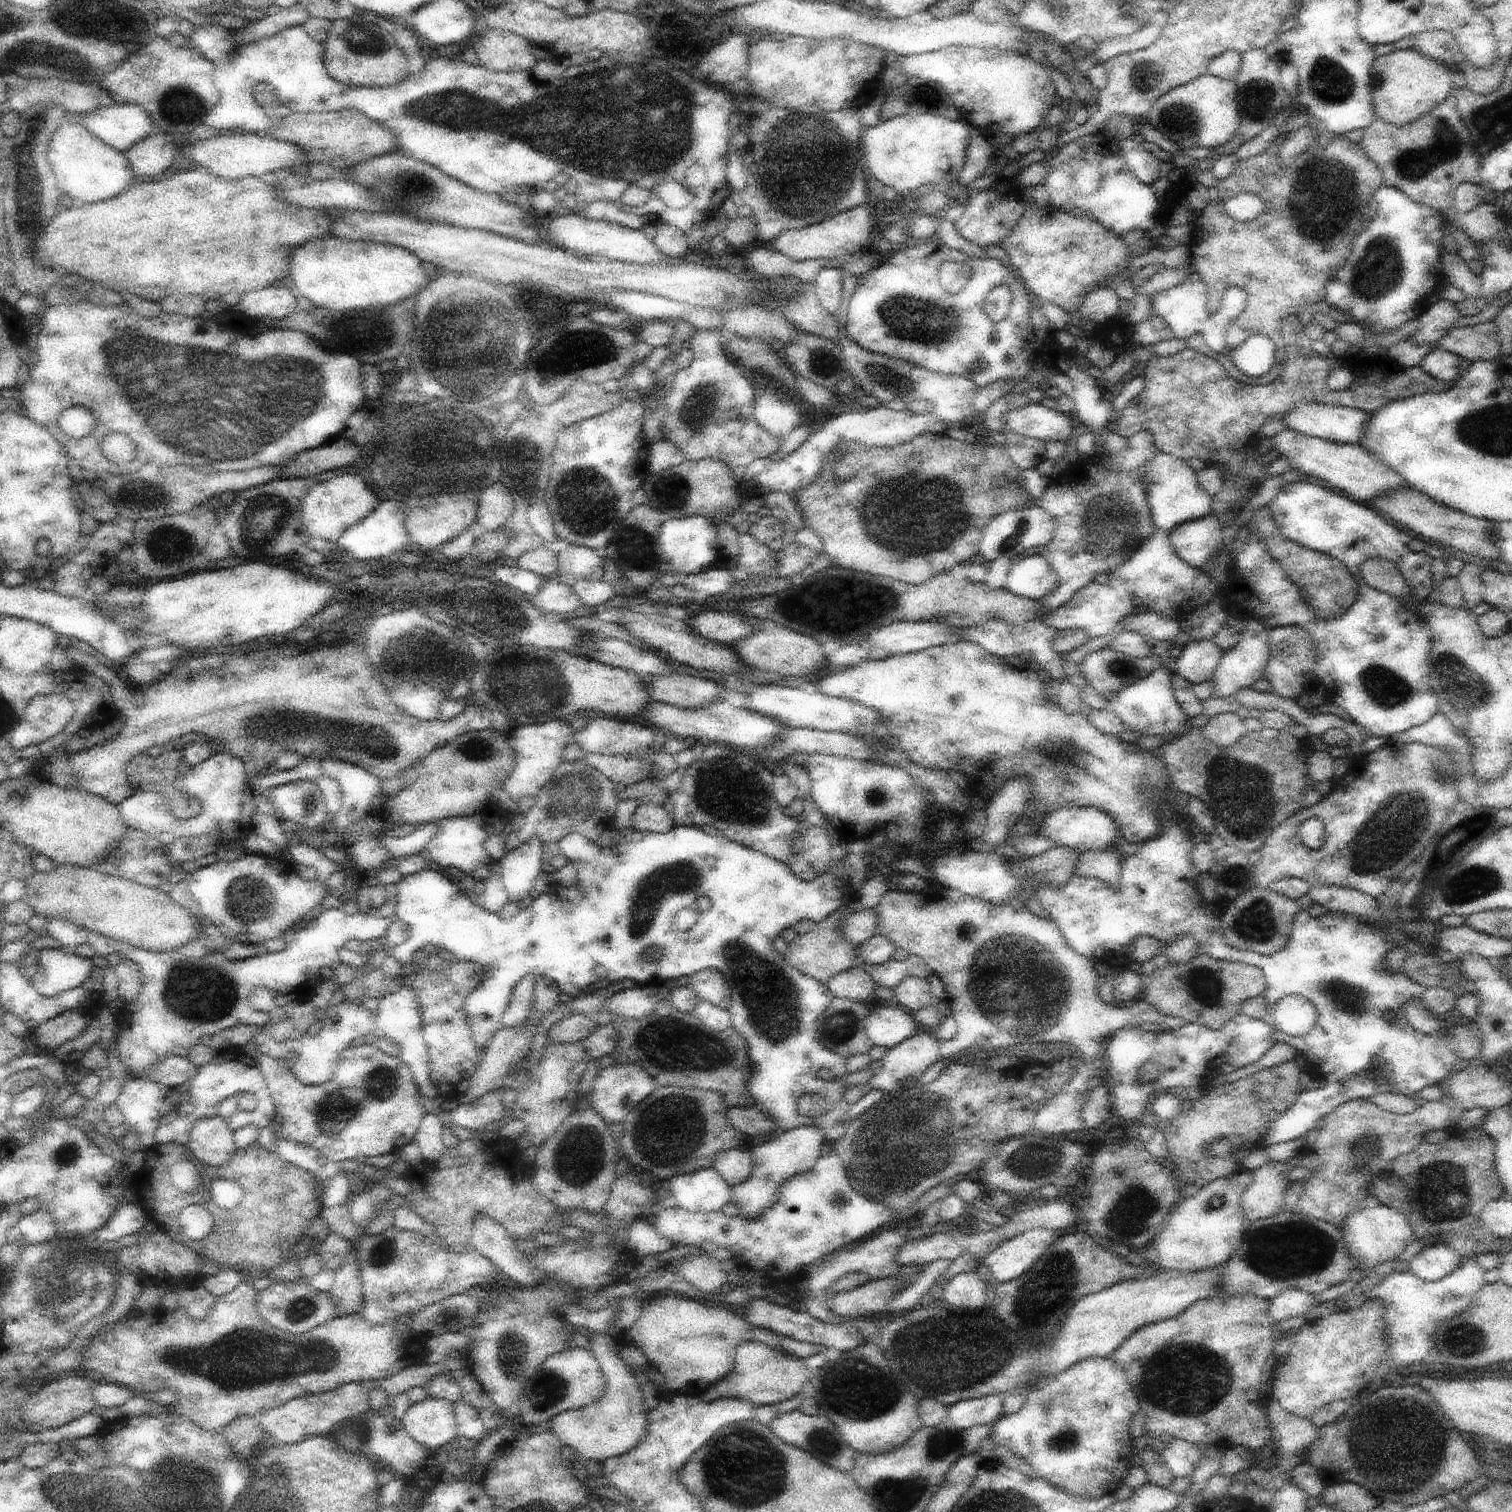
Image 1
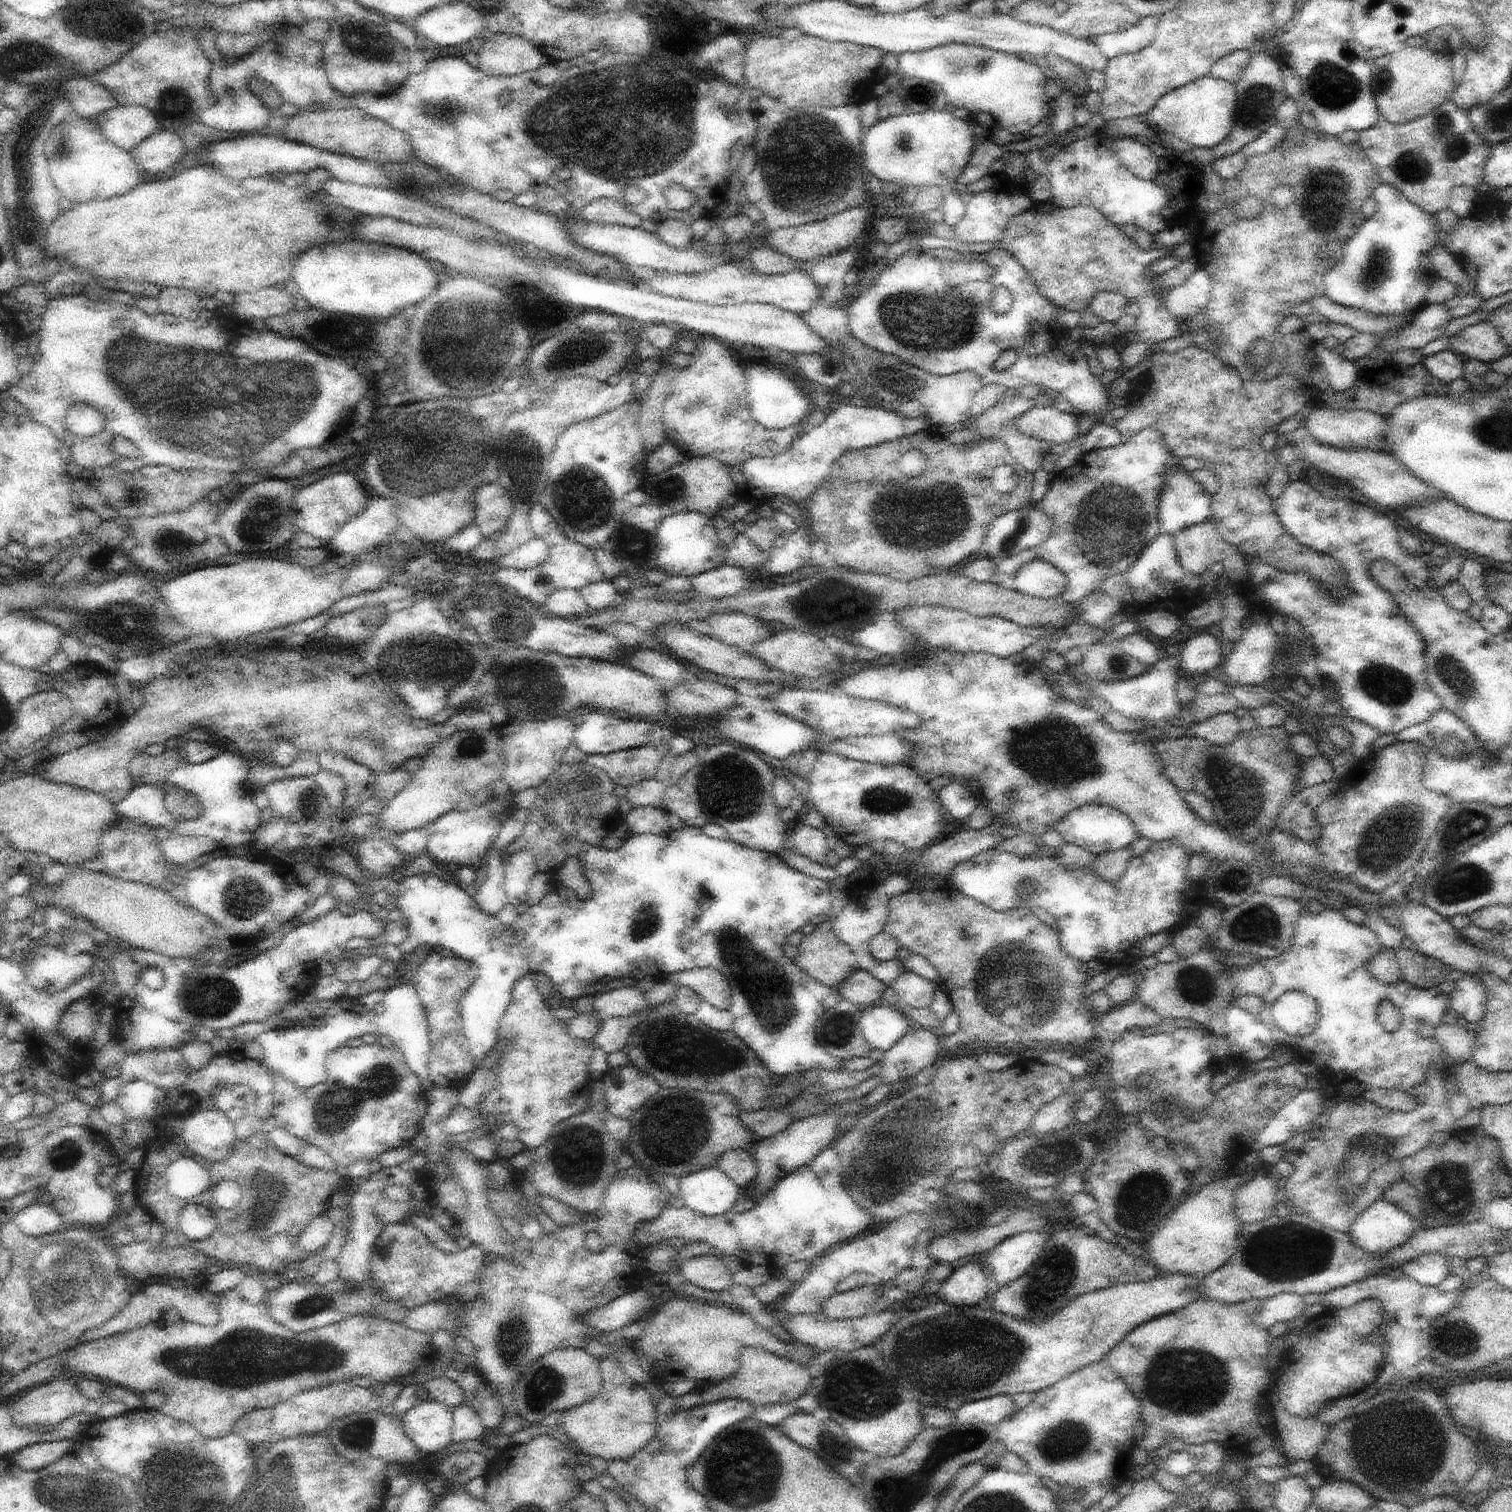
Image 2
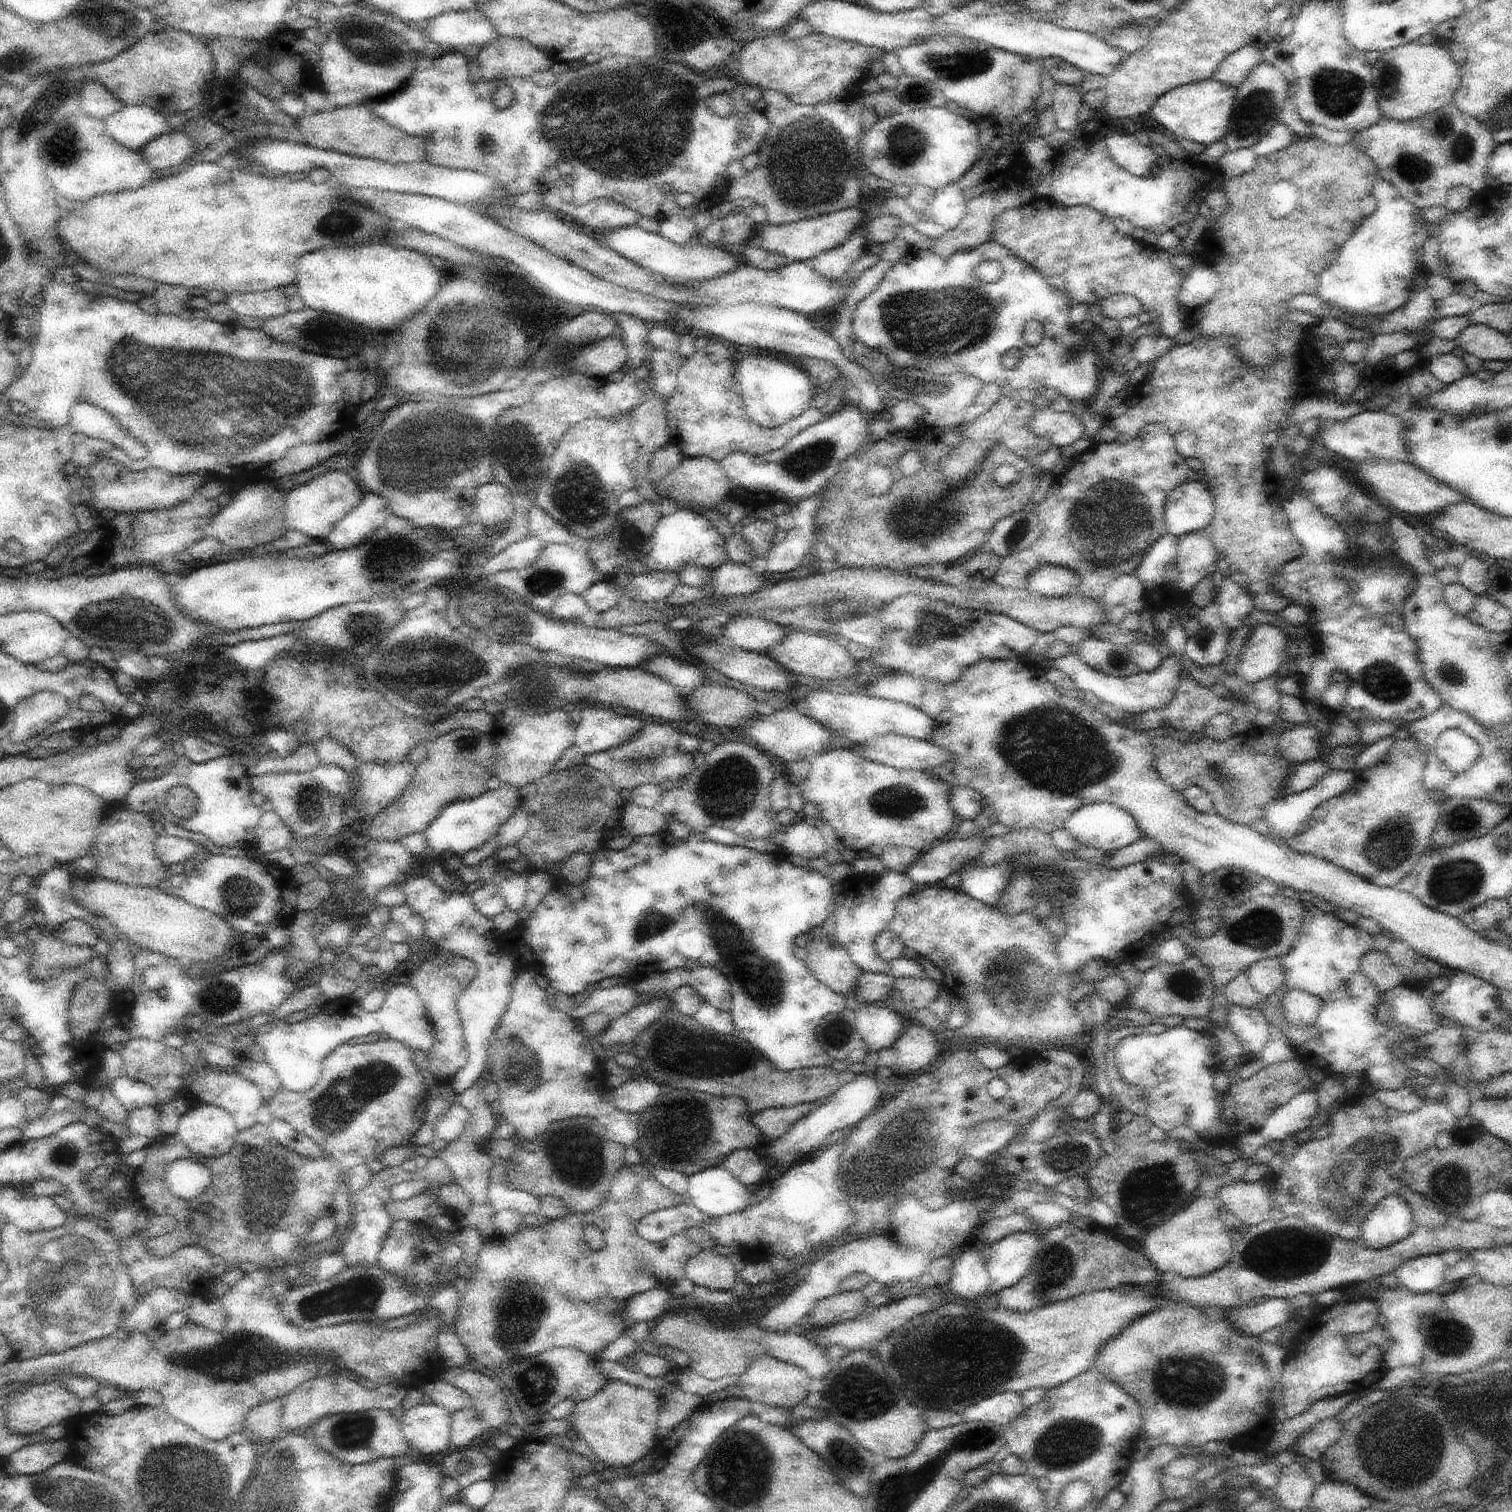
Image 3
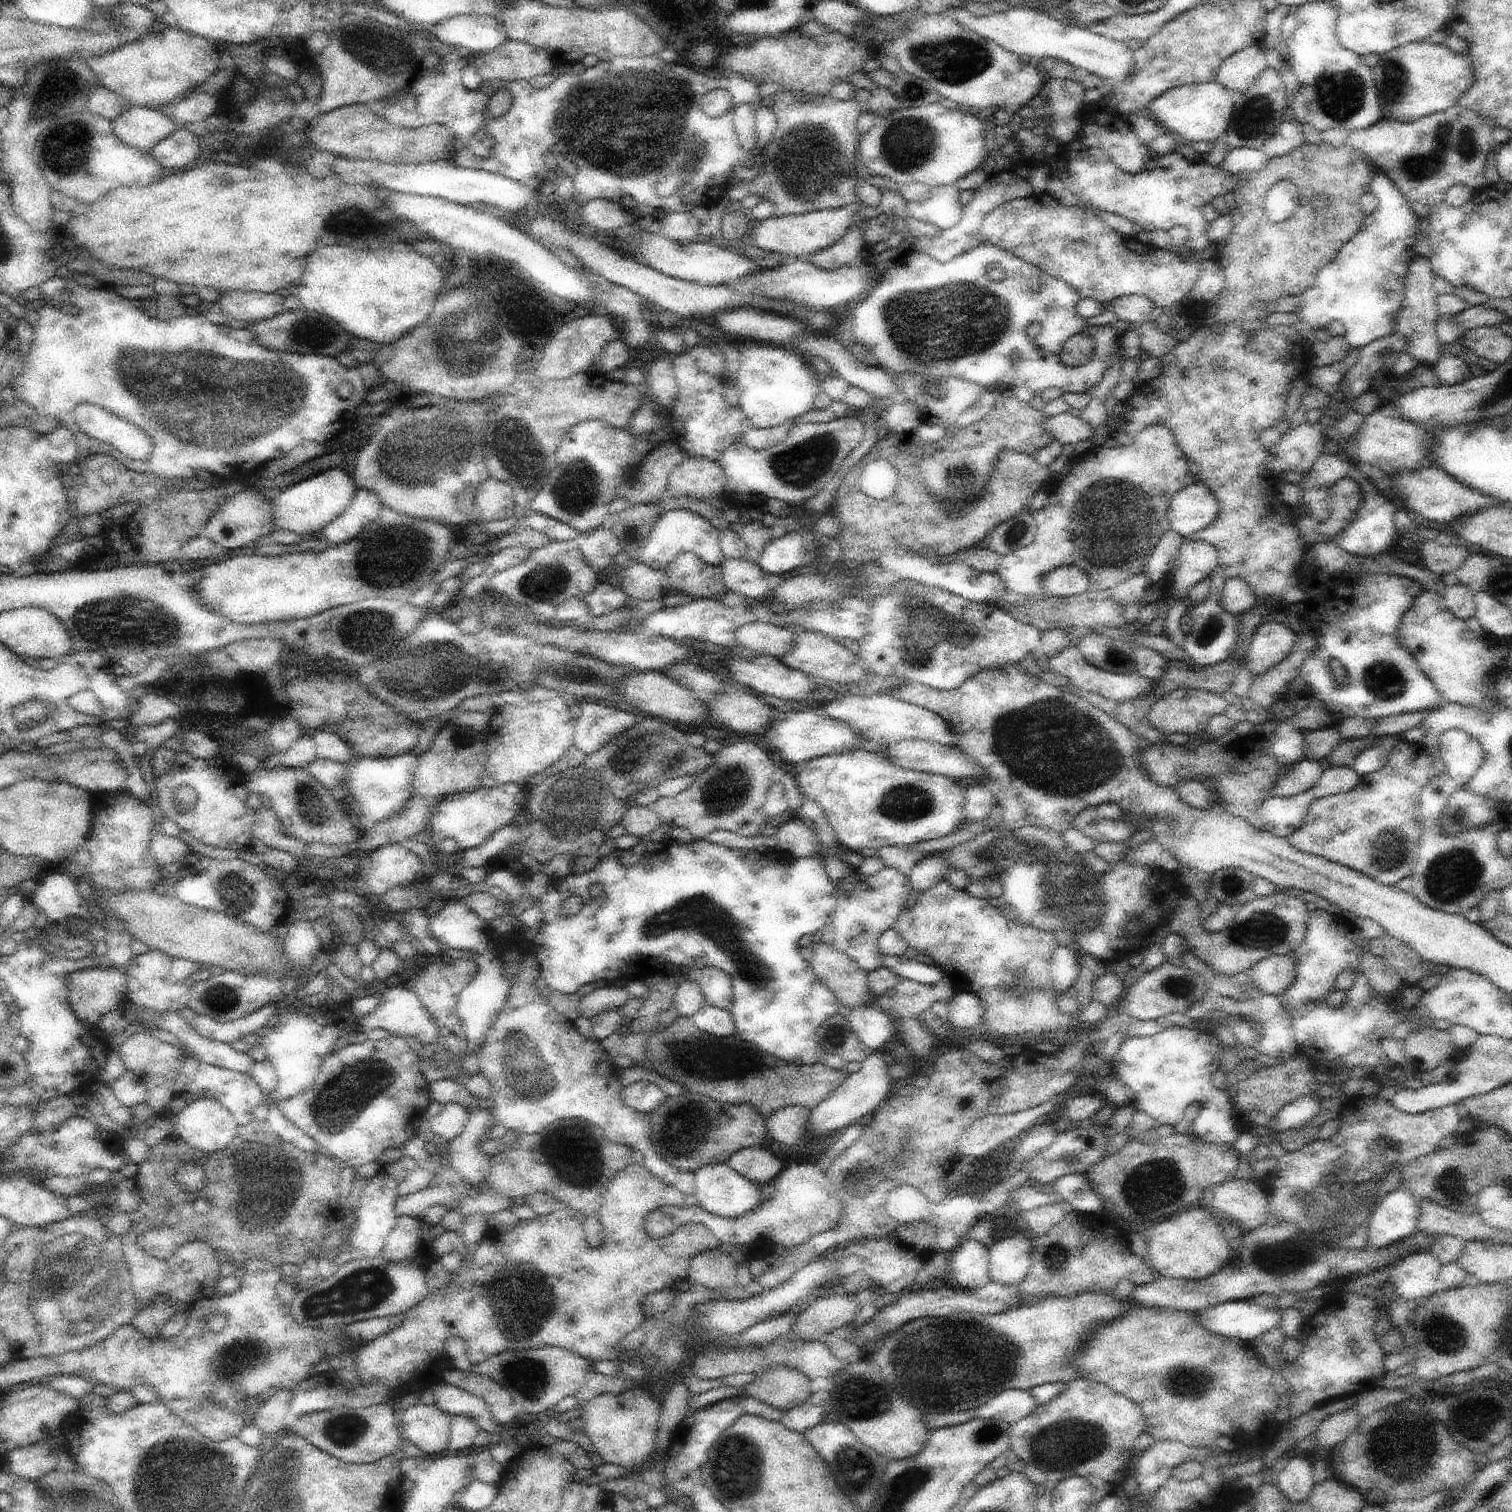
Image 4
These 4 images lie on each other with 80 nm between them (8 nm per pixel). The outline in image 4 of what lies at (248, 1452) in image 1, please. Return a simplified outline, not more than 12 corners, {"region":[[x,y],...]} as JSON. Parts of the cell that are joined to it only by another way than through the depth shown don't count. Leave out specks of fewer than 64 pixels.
{"region":[[277,1390],[254,1414],[266,1434],[286,1430],[291,1390]]}

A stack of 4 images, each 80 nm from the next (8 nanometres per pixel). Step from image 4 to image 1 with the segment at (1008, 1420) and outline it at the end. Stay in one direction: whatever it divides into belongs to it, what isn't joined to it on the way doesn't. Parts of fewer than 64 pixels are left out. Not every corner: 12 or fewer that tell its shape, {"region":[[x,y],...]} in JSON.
{"region":[[1000,1393],[947,1408],[957,1429],[992,1426],[1003,1415]]}

